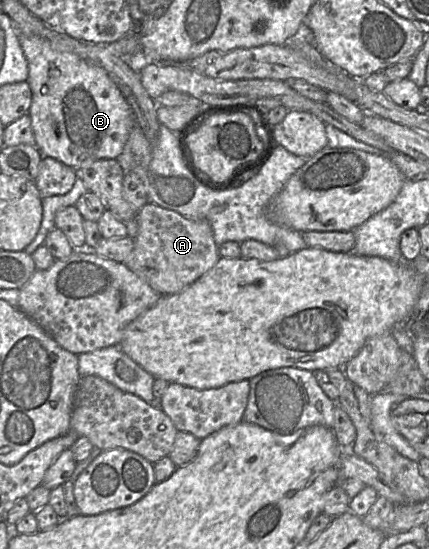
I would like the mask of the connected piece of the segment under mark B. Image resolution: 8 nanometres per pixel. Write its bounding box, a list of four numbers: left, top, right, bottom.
[18,38,136,170]

